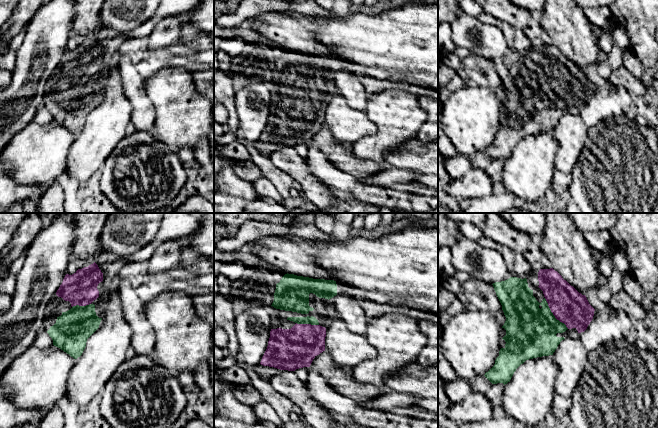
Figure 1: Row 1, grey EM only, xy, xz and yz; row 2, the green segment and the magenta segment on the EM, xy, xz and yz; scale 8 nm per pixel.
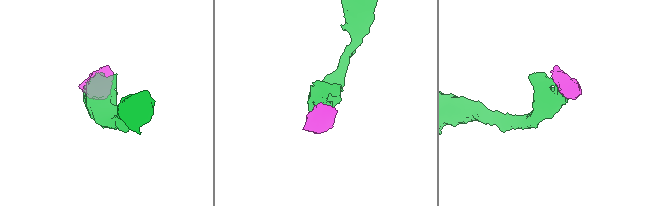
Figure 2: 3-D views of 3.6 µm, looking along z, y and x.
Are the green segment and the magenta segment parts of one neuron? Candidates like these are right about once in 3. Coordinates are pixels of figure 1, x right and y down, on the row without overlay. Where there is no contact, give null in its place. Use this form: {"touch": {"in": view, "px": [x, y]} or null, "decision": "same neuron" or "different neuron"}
{"touch": {"in": "yz", "px": [552, 90]}, "decision": "same neuron"}

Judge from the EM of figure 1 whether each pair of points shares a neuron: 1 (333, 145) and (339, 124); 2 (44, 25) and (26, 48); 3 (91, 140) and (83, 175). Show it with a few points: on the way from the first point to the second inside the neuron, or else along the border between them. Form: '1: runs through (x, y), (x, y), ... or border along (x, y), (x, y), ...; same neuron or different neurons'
1: border along (325, 126), (336, 139), (348, 146); different neurons
2: runs through (43, 31), (32, 42); same neuron
3: runs through (90, 149), (83, 161), (83, 166); same neuron

